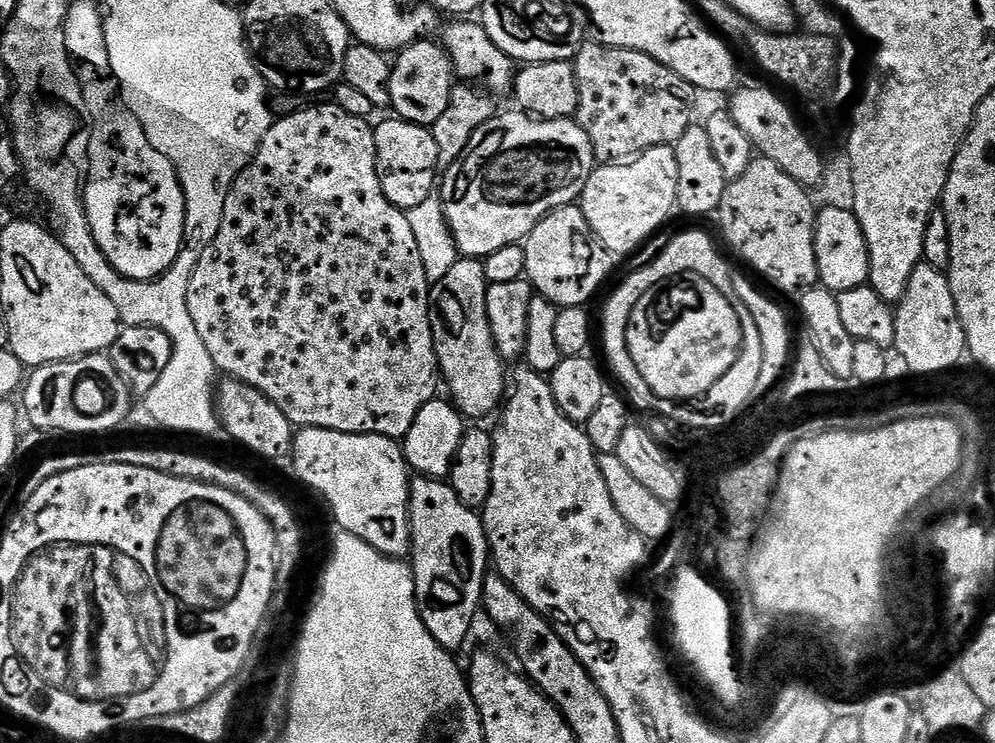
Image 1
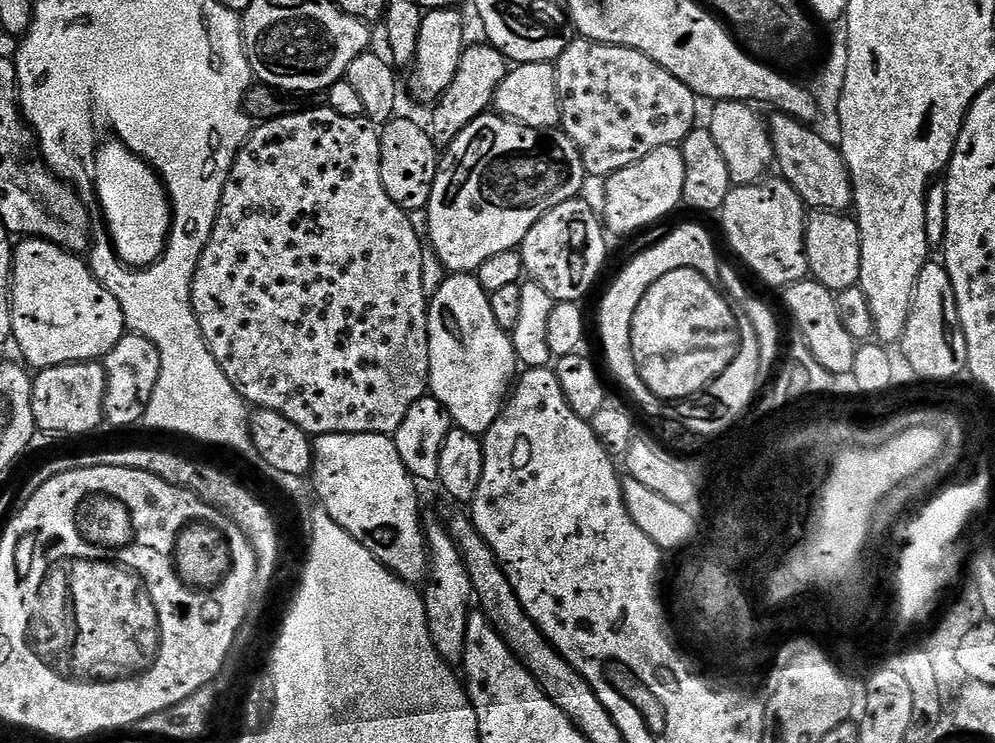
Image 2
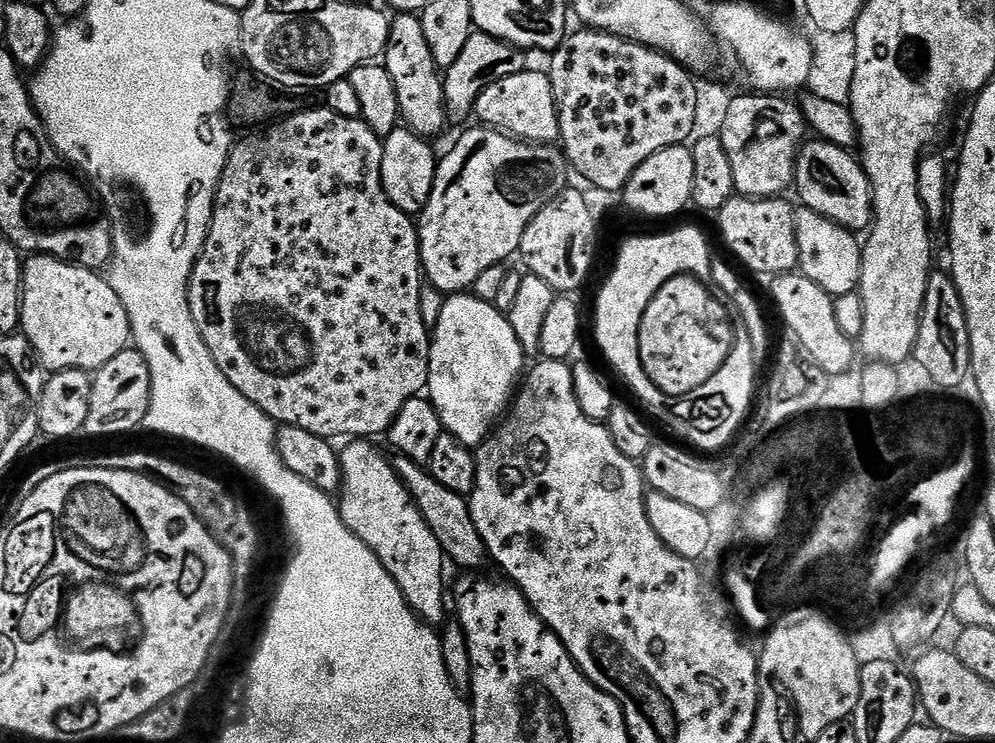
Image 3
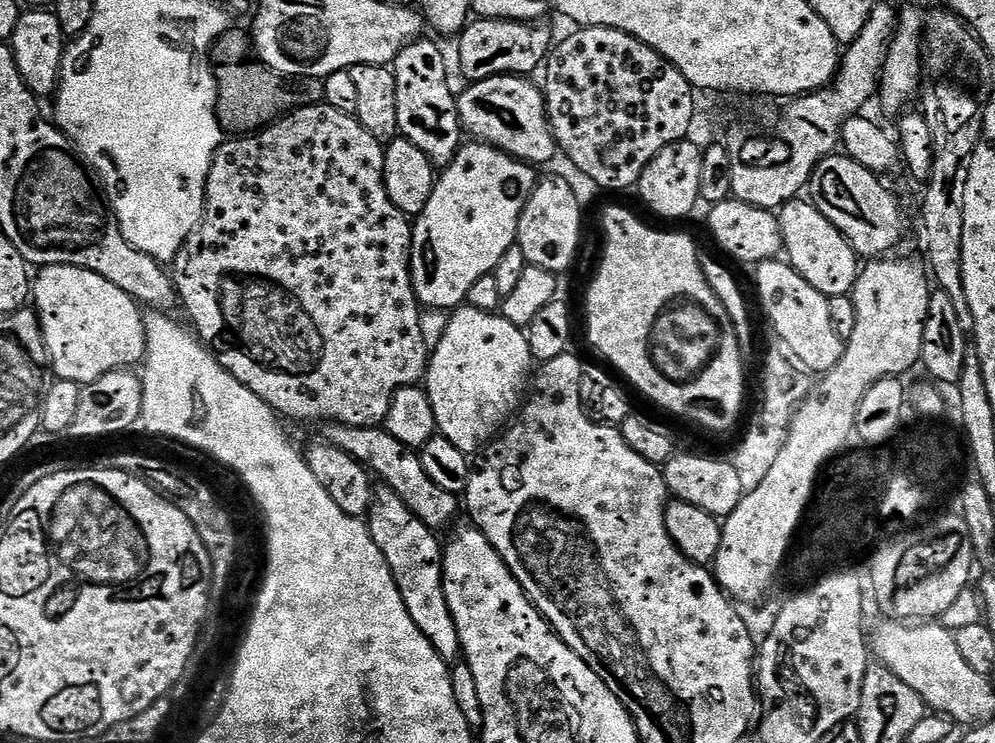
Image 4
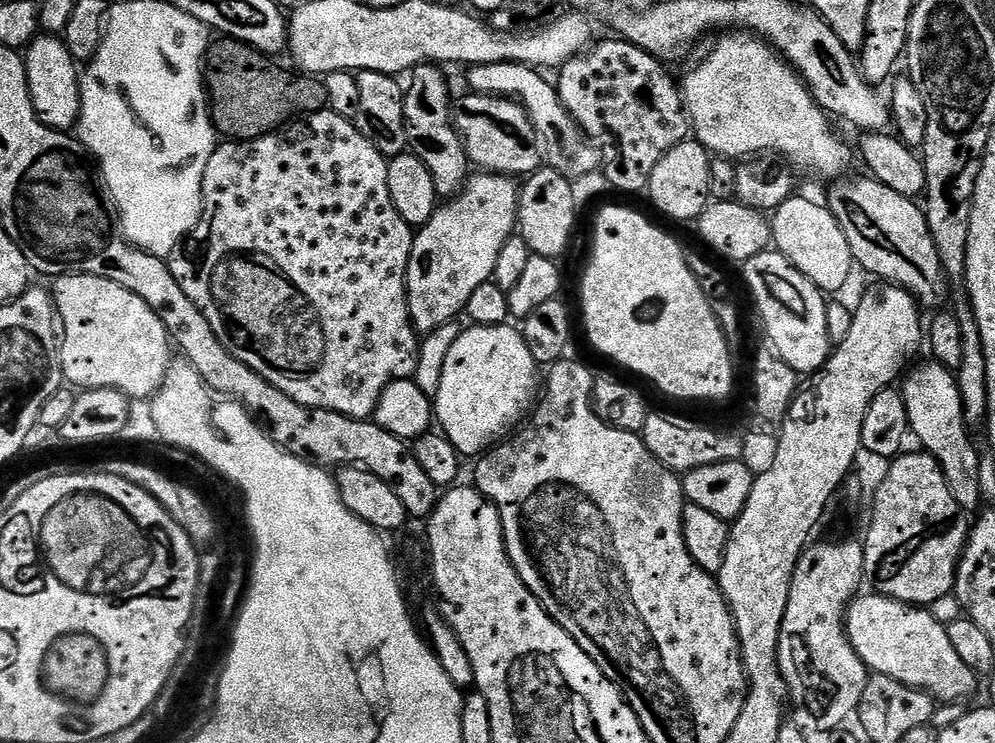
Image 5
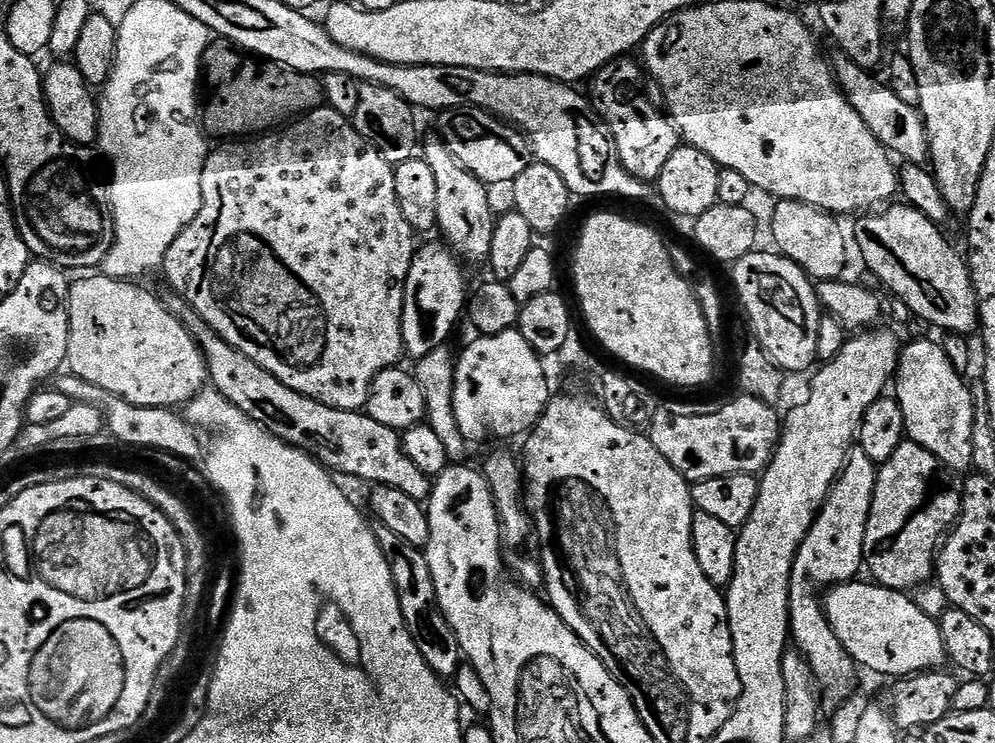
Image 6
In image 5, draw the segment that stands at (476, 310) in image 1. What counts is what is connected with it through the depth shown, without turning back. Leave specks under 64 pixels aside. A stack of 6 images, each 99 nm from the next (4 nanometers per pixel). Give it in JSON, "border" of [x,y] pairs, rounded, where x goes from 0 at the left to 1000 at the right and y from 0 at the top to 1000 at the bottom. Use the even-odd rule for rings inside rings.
{"border":[[[479,436],[467,440],[463,445],[456,466],[452,468],[451,476],[448,478],[443,514],[436,534],[437,569],[440,572],[441,580],[446,583],[447,590],[456,595],[463,615],[481,616],[524,575],[525,567],[536,553],[541,538],[539,499],[541,499],[541,491],[533,476],[526,451],[520,443],[518,447],[515,439],[511,436],[501,439]]]}

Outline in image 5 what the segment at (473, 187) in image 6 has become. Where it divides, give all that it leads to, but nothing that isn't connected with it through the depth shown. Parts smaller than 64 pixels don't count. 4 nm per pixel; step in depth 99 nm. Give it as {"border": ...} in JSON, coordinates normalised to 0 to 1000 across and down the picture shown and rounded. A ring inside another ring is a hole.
{"border":[[[421,86],[412,98],[406,127],[406,152],[408,153],[408,186],[413,209],[419,210],[432,229],[436,240],[439,265],[453,266],[462,262],[462,254],[471,241],[472,217],[466,199],[466,190],[454,164],[455,131],[450,131],[450,108],[443,93],[436,86]]]}

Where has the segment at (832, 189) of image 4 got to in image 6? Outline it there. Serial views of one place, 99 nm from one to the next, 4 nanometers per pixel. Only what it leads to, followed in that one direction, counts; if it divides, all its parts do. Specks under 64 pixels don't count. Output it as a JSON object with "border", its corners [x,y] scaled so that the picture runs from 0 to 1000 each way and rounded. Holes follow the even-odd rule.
{"border":[[[904,272],[897,273],[885,291],[876,291],[880,288],[868,288],[863,292],[864,296],[860,301],[860,323],[858,318],[858,328],[864,332],[864,345],[868,349],[868,355],[922,425],[925,431],[930,431],[933,436],[938,436],[941,441],[950,441],[948,445],[953,450],[977,450],[983,441],[983,405],[981,401],[981,388],[977,382],[977,367],[973,363],[973,351],[968,343],[965,345],[957,335],[957,328],[948,318],[946,303],[935,299],[935,293],[931,293],[931,288],[927,288],[923,281],[914,277],[912,273]]]}

